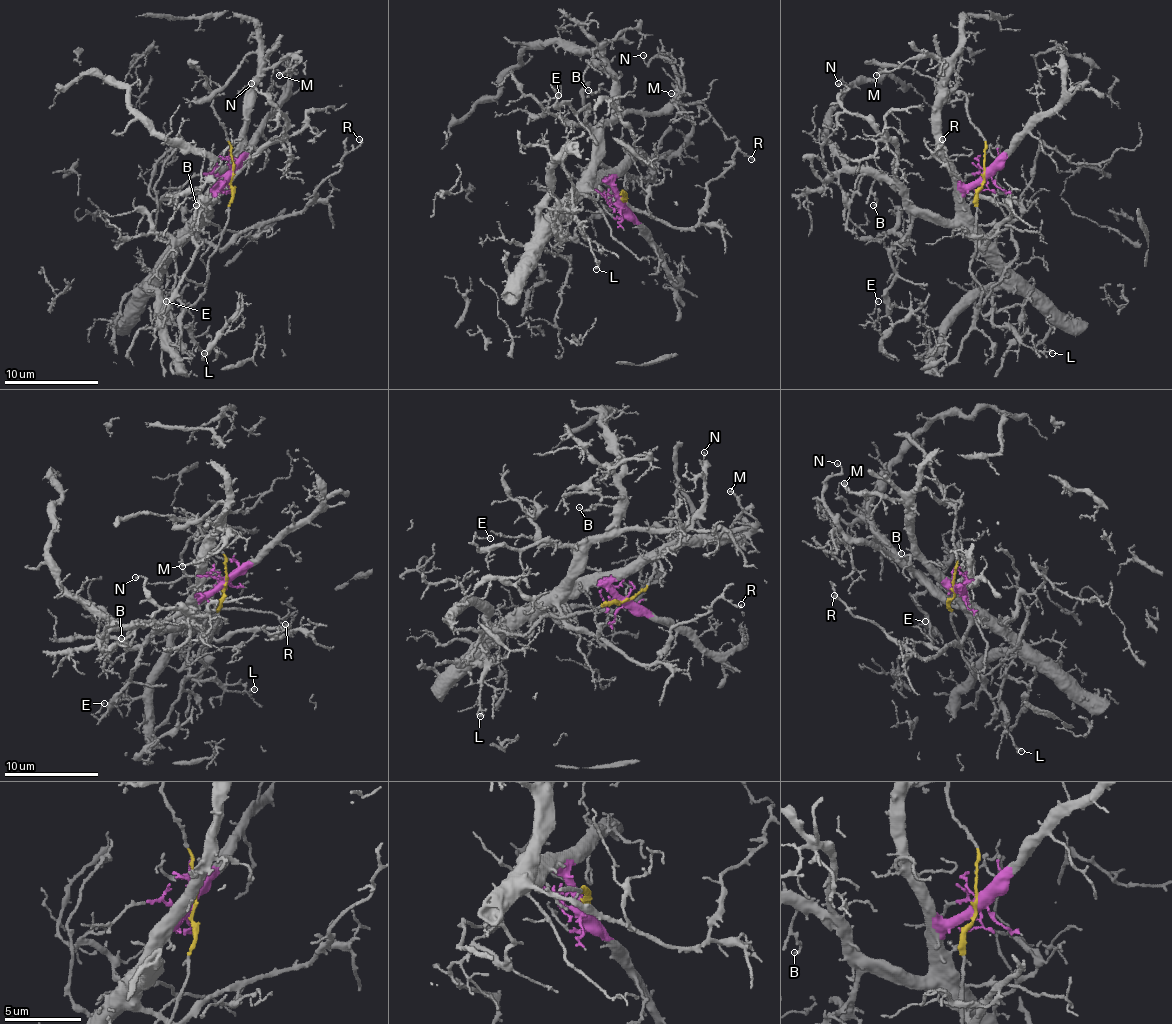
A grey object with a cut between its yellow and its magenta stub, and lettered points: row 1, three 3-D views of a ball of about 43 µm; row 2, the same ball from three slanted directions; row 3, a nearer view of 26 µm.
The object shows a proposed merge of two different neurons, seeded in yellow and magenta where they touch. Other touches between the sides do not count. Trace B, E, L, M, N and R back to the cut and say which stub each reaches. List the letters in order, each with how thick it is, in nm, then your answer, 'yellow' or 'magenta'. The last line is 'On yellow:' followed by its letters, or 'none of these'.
B: 160 nm | magenta
E: 110 nm | magenta
L: 140 nm | magenta
M: 130 nm | magenta
N: 120 nm | magenta
R: 160 nm | magenta
On yellow: none of these

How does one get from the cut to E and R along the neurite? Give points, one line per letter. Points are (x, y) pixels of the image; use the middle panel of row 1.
E: (624, 201), (593, 168), (593, 133), (584, 123), (588, 109), (577, 112), (560, 105), (553, 88), (558, 95)
R: (624, 201), (602, 180), (591, 192), (673, 227), (692, 227), (706, 187), (732, 156), (743, 152), (751, 159)

